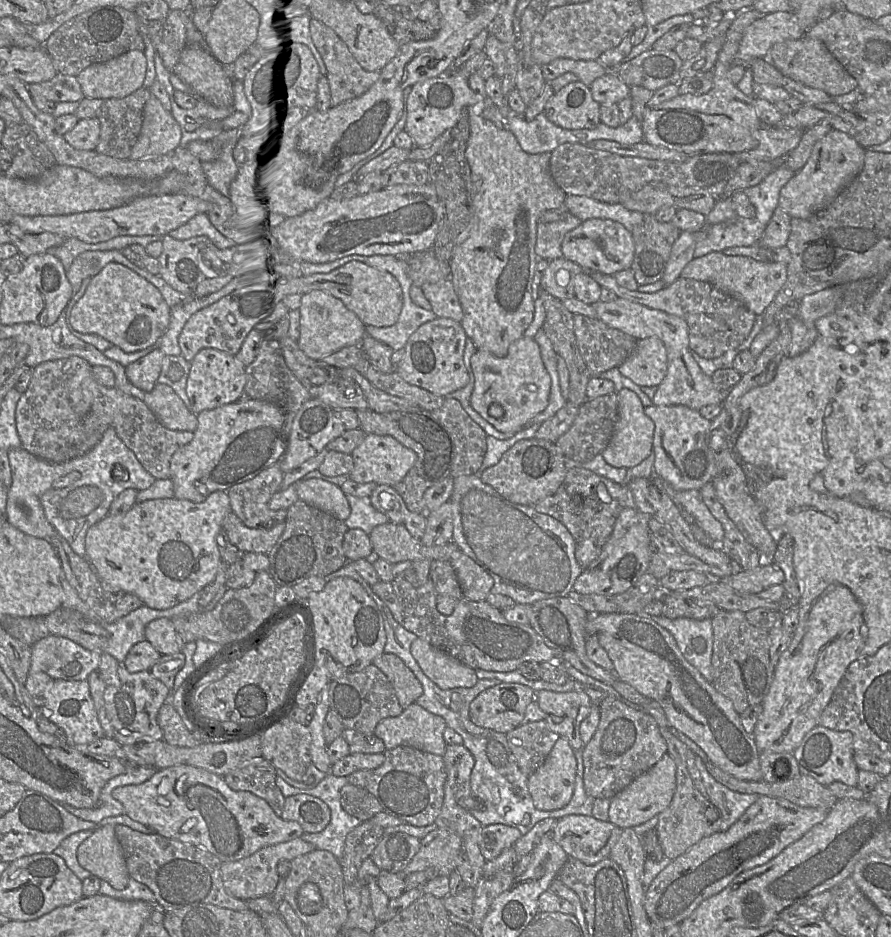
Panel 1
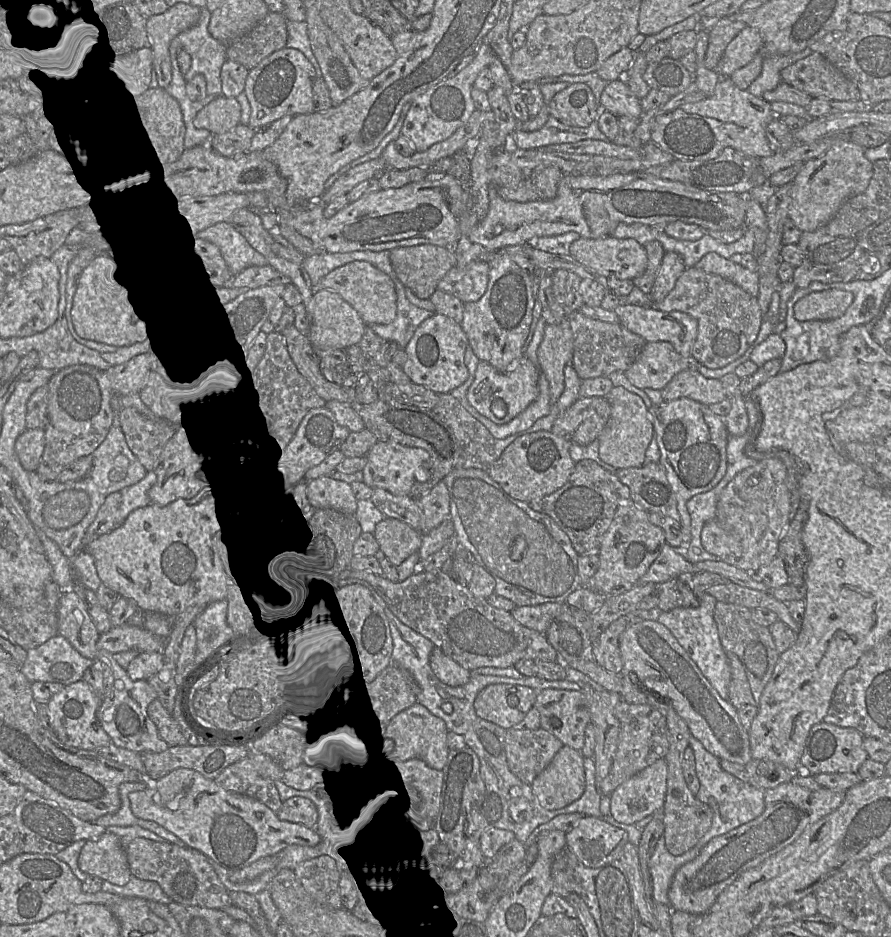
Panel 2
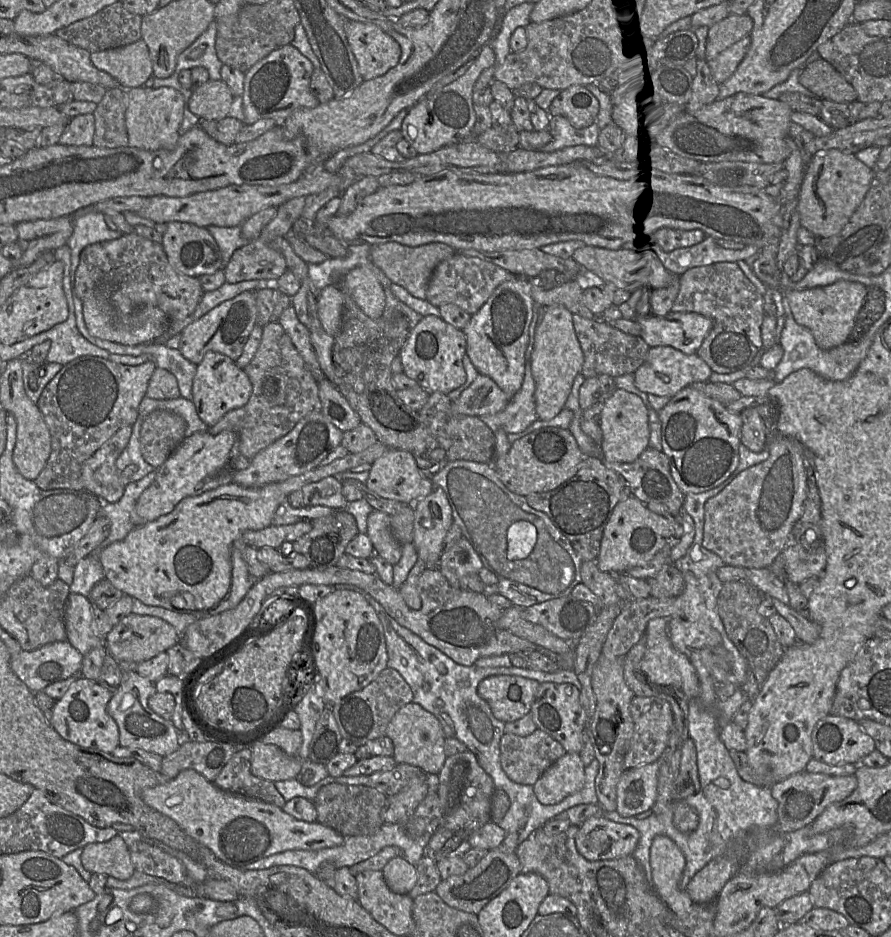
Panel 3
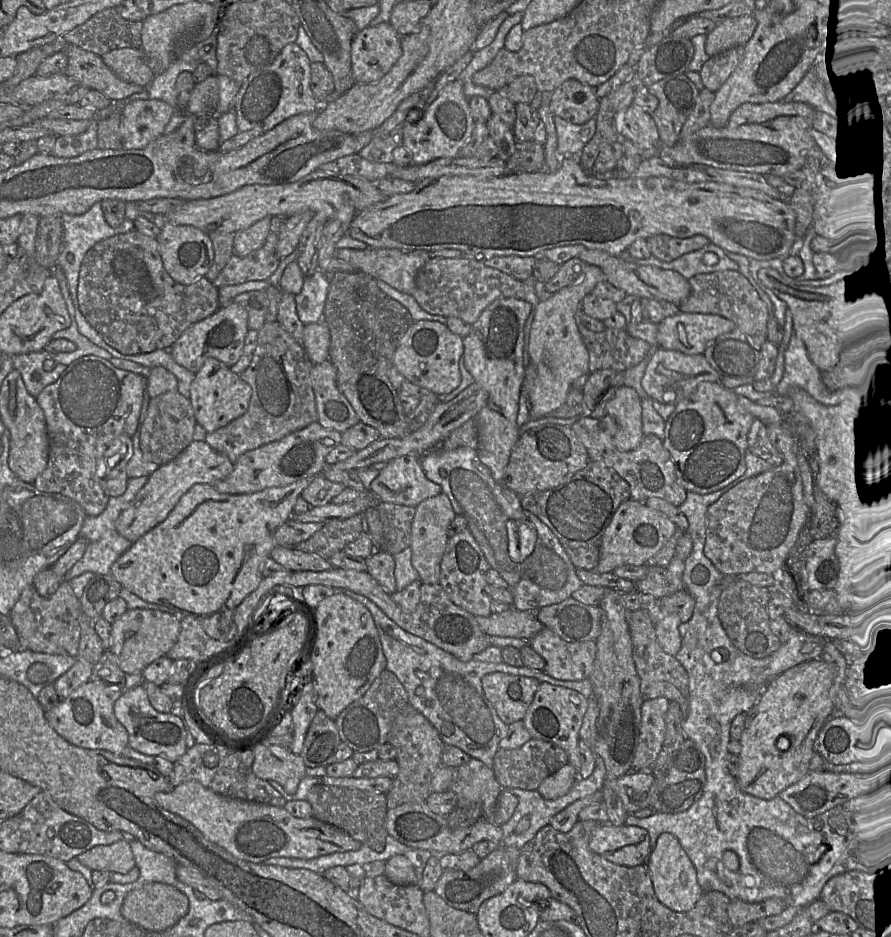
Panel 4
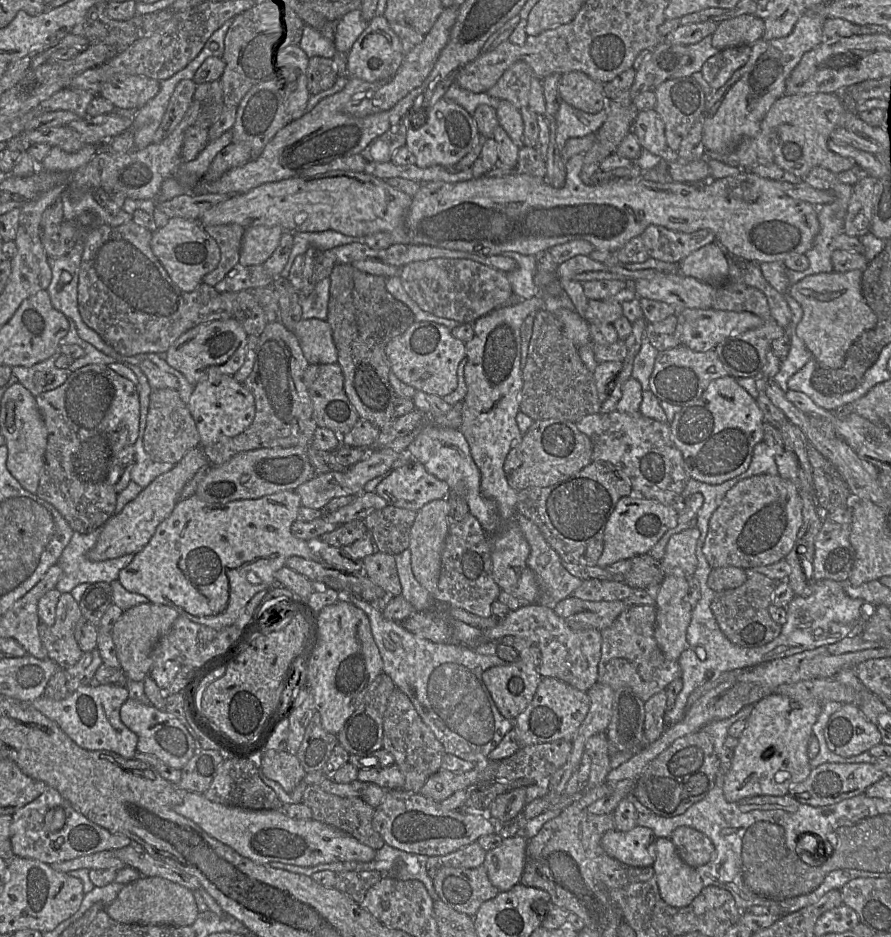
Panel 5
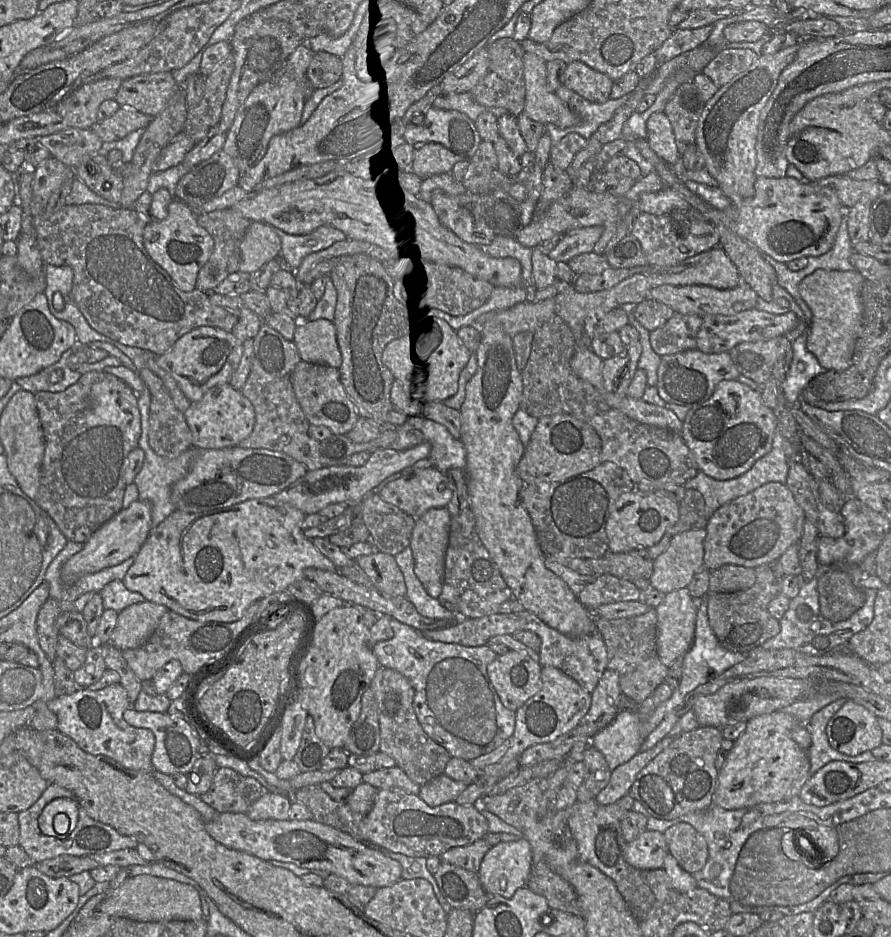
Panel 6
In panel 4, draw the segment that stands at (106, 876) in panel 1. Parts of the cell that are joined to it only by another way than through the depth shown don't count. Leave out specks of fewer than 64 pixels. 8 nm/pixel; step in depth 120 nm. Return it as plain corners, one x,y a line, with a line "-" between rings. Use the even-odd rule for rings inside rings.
122,839
110,845
98,845
76,857
91,870
105,870
127,874
135,866
135,859
129,843

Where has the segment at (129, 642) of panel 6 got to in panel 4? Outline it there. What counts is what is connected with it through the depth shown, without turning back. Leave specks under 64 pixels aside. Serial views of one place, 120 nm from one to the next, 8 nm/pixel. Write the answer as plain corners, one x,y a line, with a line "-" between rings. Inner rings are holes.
128,609
111,624
110,651
125,674
142,673
143,669
164,656
174,646
180,633
180,618
174,613
155,609

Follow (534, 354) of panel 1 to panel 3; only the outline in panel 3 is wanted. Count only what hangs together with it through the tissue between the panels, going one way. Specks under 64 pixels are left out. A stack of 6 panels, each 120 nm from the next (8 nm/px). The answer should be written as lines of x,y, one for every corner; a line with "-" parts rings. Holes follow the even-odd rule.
479,374
458,399
452,401
452,415
486,416
502,411
510,398
488,376

